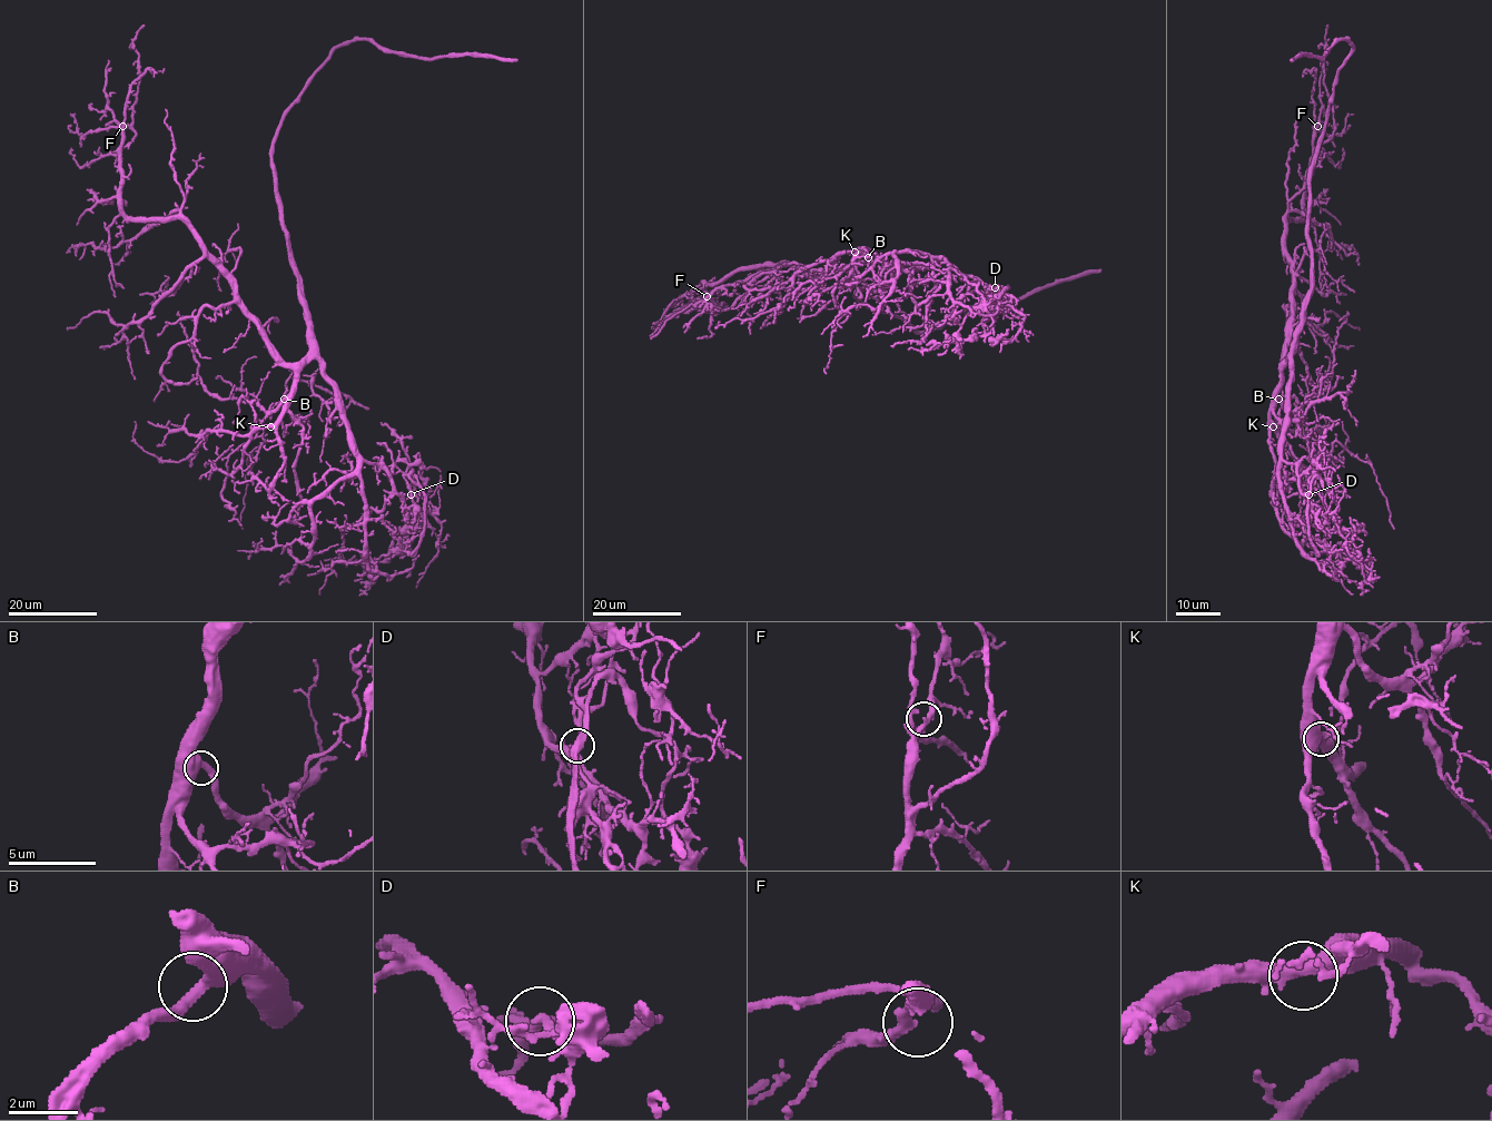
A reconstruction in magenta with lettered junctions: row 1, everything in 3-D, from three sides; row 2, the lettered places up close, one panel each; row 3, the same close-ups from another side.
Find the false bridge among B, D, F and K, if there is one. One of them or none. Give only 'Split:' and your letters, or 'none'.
Split: none

